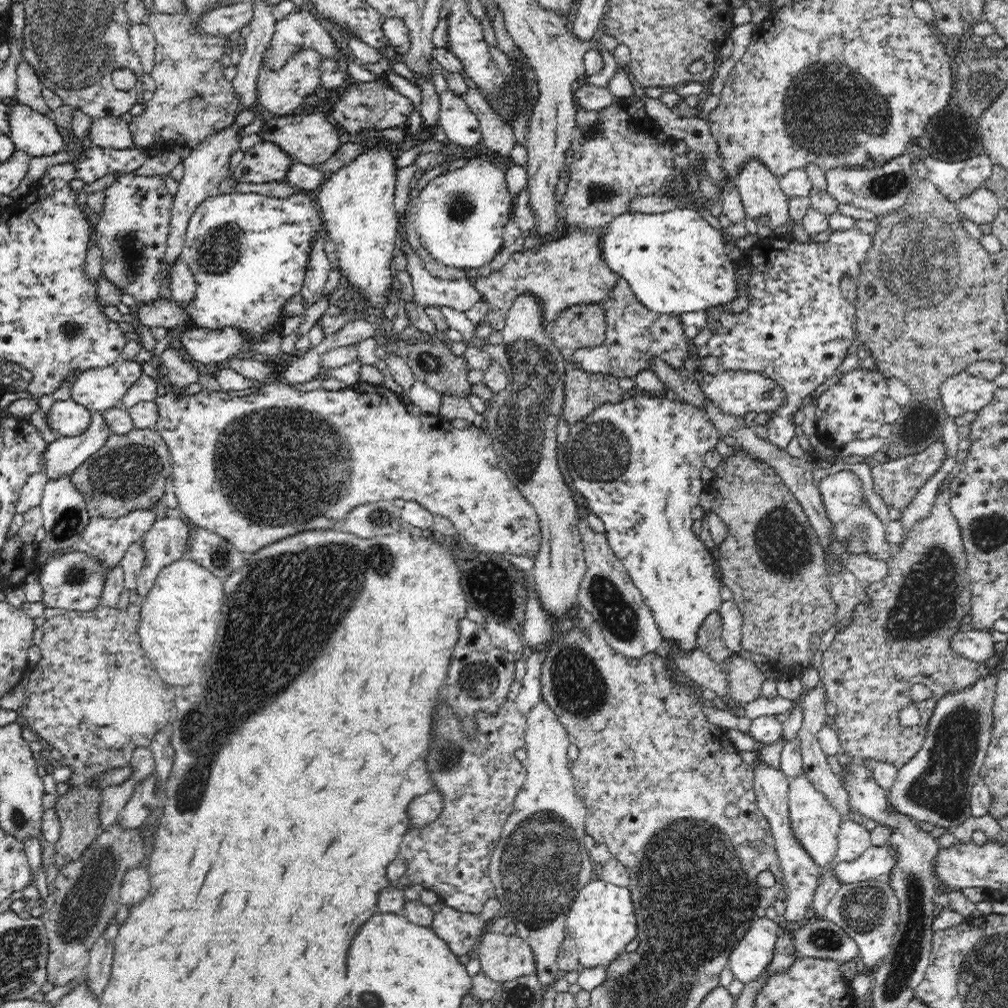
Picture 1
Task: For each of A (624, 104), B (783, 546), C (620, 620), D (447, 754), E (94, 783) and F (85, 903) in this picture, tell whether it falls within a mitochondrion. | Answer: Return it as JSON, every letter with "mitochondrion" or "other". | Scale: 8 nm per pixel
{"A":"other","B":"mitochondrion","C":"mitochondrion","D":"mitochondrion","E":"other","F":"mitochondrion"}

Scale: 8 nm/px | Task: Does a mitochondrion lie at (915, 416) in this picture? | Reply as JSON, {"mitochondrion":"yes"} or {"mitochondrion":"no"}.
{"mitochondrion":"no"}

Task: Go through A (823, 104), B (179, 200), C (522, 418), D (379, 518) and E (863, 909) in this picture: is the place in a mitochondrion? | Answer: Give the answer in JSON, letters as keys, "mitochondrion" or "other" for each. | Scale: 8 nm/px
{"A":"mitochondrion","B":"other","C":"mitochondrion","D":"mitochondrion","E":"mitochondrion"}

